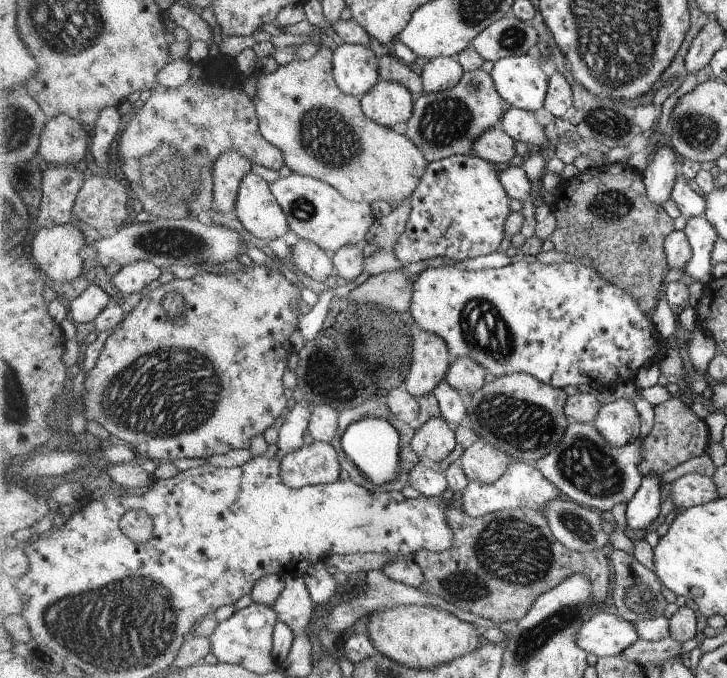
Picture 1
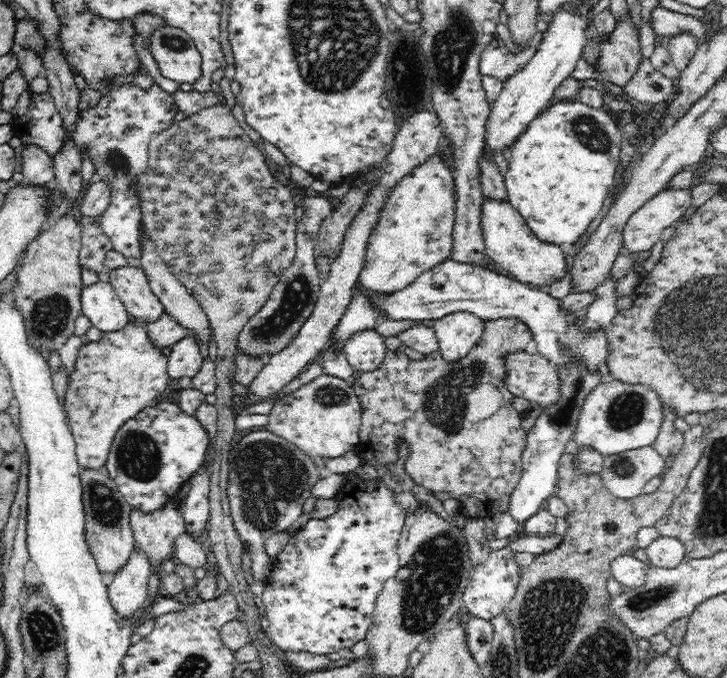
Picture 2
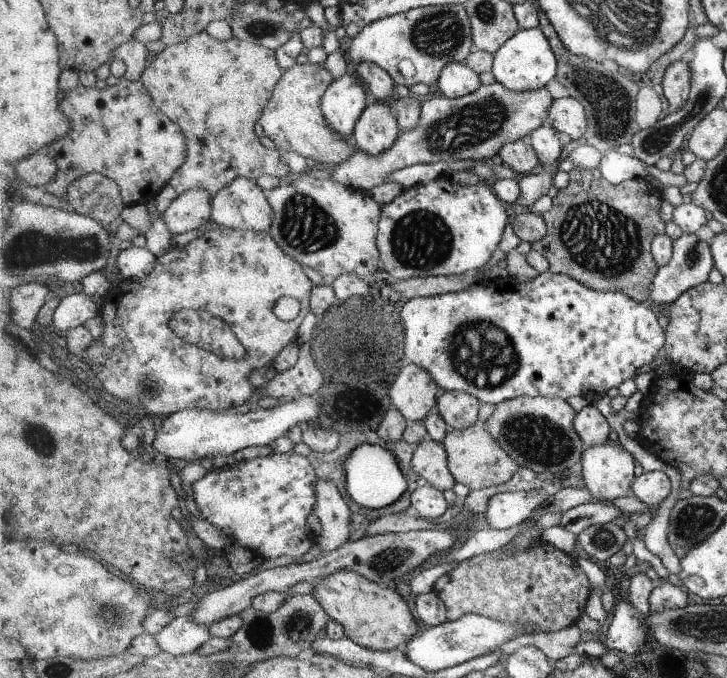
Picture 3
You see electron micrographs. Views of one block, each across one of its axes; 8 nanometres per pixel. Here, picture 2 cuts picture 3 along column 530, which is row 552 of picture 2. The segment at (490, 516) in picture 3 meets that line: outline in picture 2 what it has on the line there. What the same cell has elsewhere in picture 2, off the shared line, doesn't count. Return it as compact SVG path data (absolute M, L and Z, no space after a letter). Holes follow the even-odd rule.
M509 545L490 553L488 559L474 568L473 576L463 593L463 610L467 615L490 620L502 614L509 606L520 583L520 566L516 564L514 552Z

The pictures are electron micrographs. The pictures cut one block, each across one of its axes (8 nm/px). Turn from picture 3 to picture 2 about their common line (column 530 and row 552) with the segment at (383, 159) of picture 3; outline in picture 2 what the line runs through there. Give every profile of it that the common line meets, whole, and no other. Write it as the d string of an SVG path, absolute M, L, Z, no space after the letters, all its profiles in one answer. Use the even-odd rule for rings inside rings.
M104 466L98 470L81 469L82 502L86 509L86 542L88 543L91 555L94 557L100 573L118 574L118 571L129 563L129 556L136 548L132 527L129 523L129 516L133 509L131 504L126 502L124 496L119 491L119 486L109 475Z

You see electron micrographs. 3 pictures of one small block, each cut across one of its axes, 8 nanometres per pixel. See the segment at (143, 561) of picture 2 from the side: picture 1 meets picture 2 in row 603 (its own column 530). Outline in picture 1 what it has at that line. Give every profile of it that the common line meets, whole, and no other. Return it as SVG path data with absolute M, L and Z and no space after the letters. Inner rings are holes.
M509 106L501 119L500 128L512 139L523 142L531 149L546 148L548 145L545 127L538 123L534 111Z

